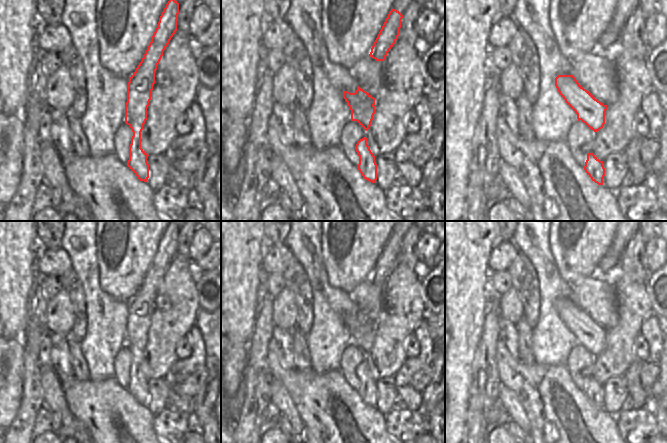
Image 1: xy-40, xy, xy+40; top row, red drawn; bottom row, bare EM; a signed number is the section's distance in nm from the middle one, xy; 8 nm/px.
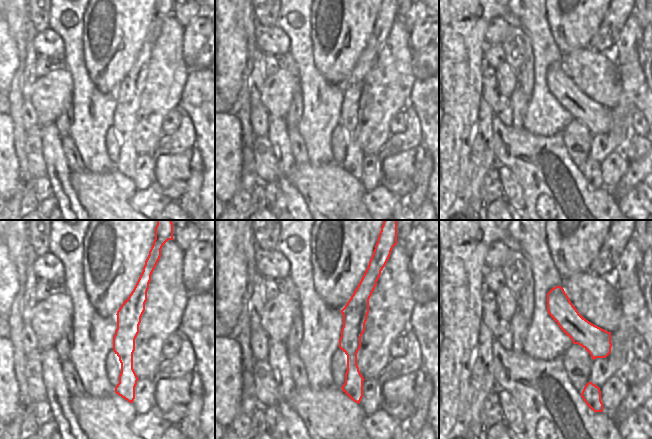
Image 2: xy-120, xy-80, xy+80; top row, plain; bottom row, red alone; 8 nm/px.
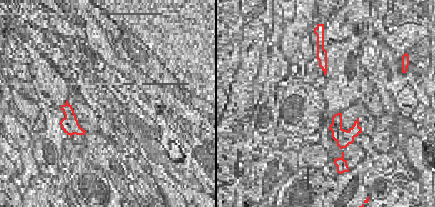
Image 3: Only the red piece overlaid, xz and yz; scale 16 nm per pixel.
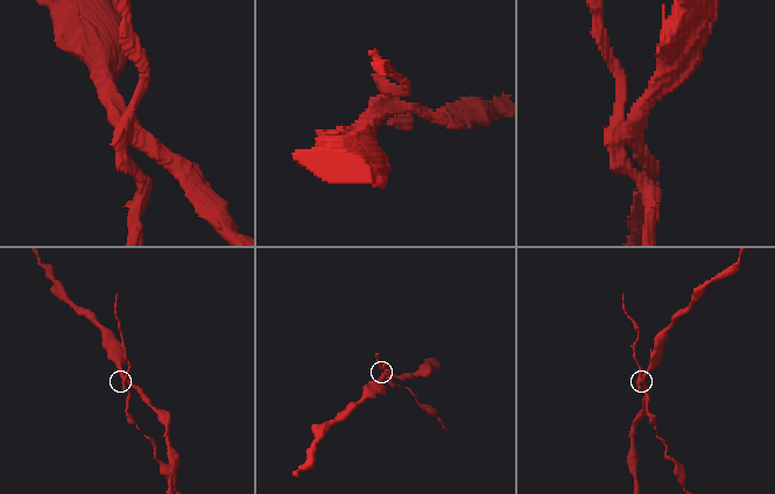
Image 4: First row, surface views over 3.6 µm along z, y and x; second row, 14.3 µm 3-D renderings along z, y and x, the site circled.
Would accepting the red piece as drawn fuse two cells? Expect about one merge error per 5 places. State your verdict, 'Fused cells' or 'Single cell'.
Fused cells

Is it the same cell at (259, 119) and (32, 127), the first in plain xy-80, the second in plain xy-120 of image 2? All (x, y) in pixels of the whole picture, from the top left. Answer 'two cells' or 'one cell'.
one cell

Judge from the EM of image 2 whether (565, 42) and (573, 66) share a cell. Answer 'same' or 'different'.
different

